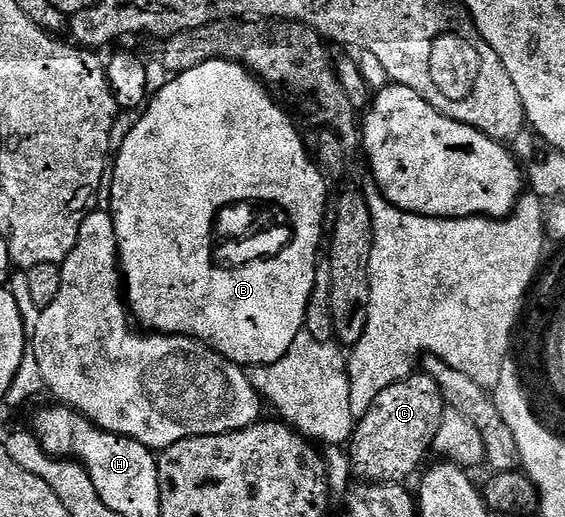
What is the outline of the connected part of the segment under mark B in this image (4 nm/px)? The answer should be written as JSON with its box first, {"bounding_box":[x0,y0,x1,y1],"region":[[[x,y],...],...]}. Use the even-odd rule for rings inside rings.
{"bounding_box":[110,59,330,369],"region":[[[225,59],[206,61],[167,81],[169,83],[157,95],[155,92],[149,98],[139,116],[141,119],[133,125],[132,132],[124,139],[124,144],[121,147],[119,144],[114,155],[114,166],[110,171],[110,187],[112,183],[110,214],[116,230],[116,249],[120,252],[126,302],[135,322],[141,328],[148,327],[144,329],[149,332],[158,335],[189,335],[191,339],[200,339],[207,347],[217,351],[221,357],[245,369],[269,367],[288,355],[290,345],[294,345],[294,341],[305,330],[306,309],[316,284],[316,265],[322,255],[320,238],[323,235],[325,238],[326,235],[324,210],[327,207],[329,210],[330,207],[330,199],[328,203],[330,185],[314,162],[306,146],[305,136],[303,139],[299,129],[292,124],[293,116],[277,102],[269,88],[265,87],[252,72],[246,70],[243,63]],[[235,203],[245,203],[248,212],[245,215],[225,213],[219,221],[214,218],[216,207],[232,209]]]}

